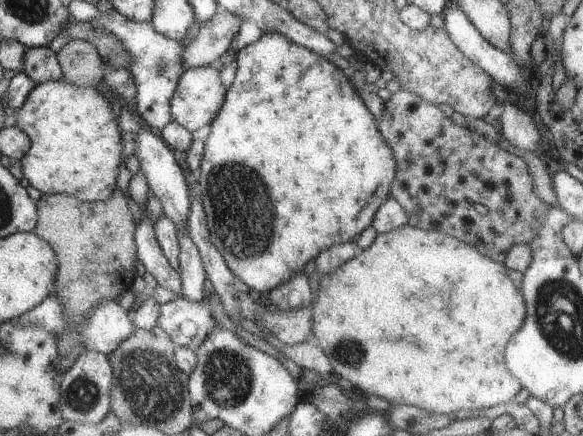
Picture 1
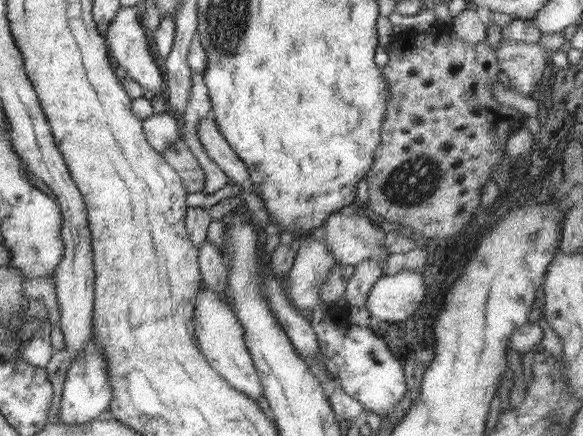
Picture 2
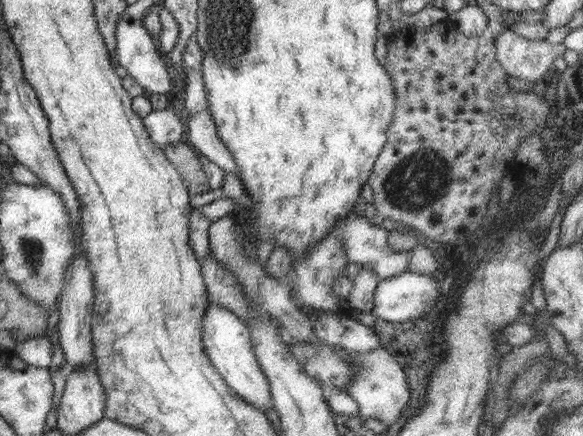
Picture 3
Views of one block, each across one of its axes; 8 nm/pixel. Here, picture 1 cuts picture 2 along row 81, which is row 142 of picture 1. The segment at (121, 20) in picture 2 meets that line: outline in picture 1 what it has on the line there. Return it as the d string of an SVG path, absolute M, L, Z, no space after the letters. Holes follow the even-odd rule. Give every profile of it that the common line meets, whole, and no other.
M143 126L136 132L136 158L141 171L146 176L149 190L160 200L164 214L177 226L177 230L188 228L188 215L190 214L190 198L186 179L182 169L174 157L173 150L161 139L161 136L150 131L149 127Z

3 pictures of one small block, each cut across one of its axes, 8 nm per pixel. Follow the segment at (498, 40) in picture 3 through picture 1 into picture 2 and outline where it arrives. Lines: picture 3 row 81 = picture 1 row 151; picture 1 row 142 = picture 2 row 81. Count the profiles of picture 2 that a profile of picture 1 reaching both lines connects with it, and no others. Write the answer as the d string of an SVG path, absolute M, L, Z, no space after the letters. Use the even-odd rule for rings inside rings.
M502 39L495 51L501 72L510 80L510 90L527 96L538 90L542 72L551 60L550 53L539 43L528 44Z

